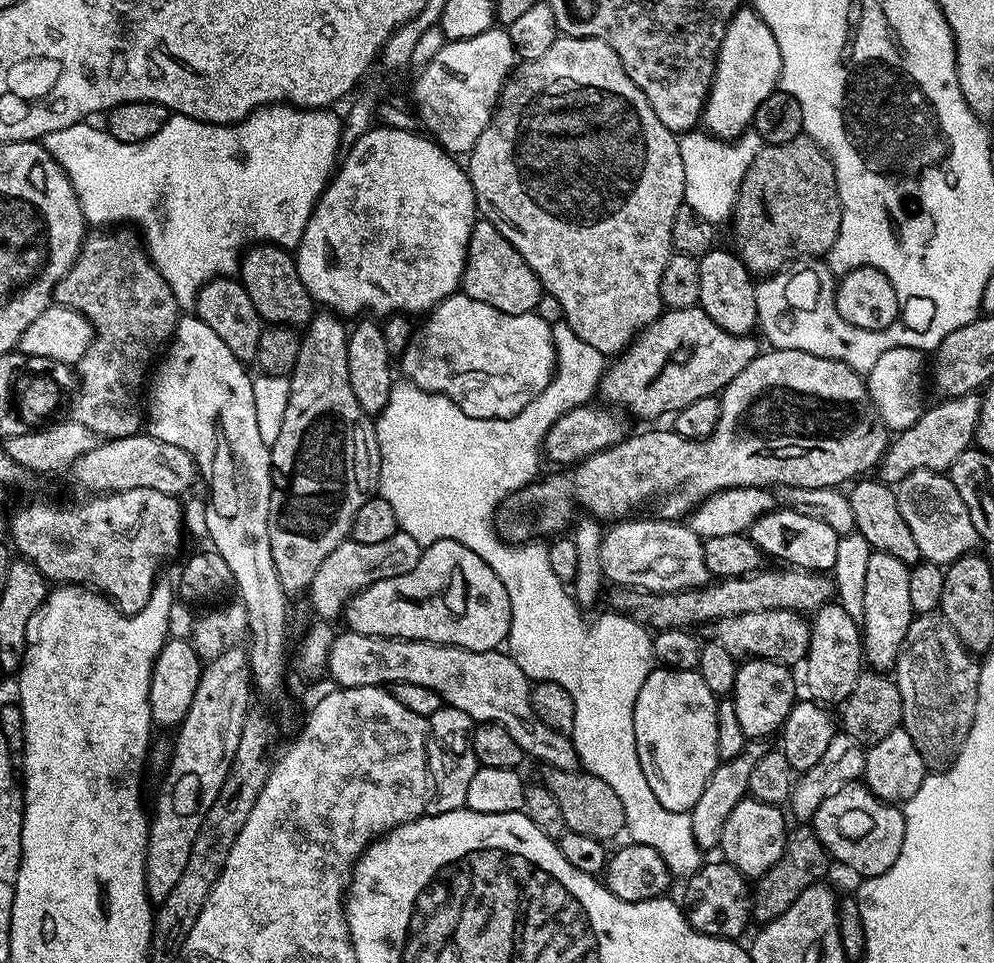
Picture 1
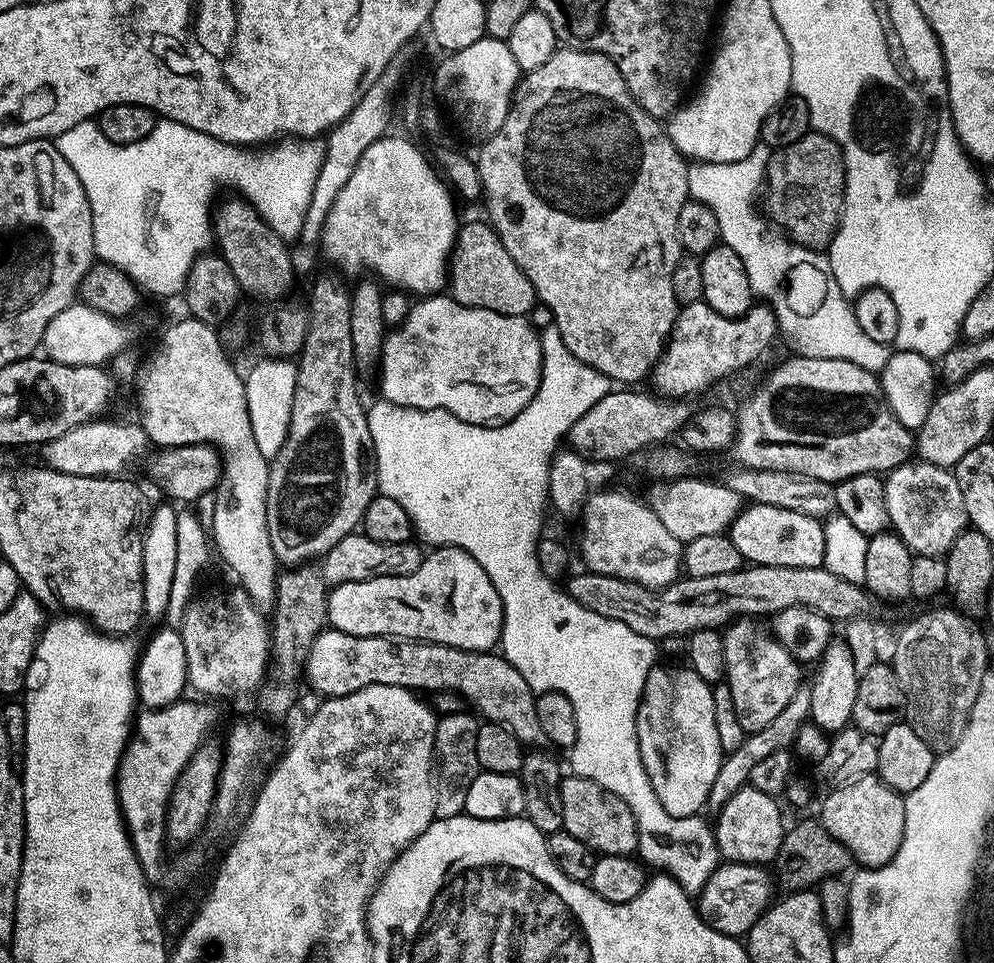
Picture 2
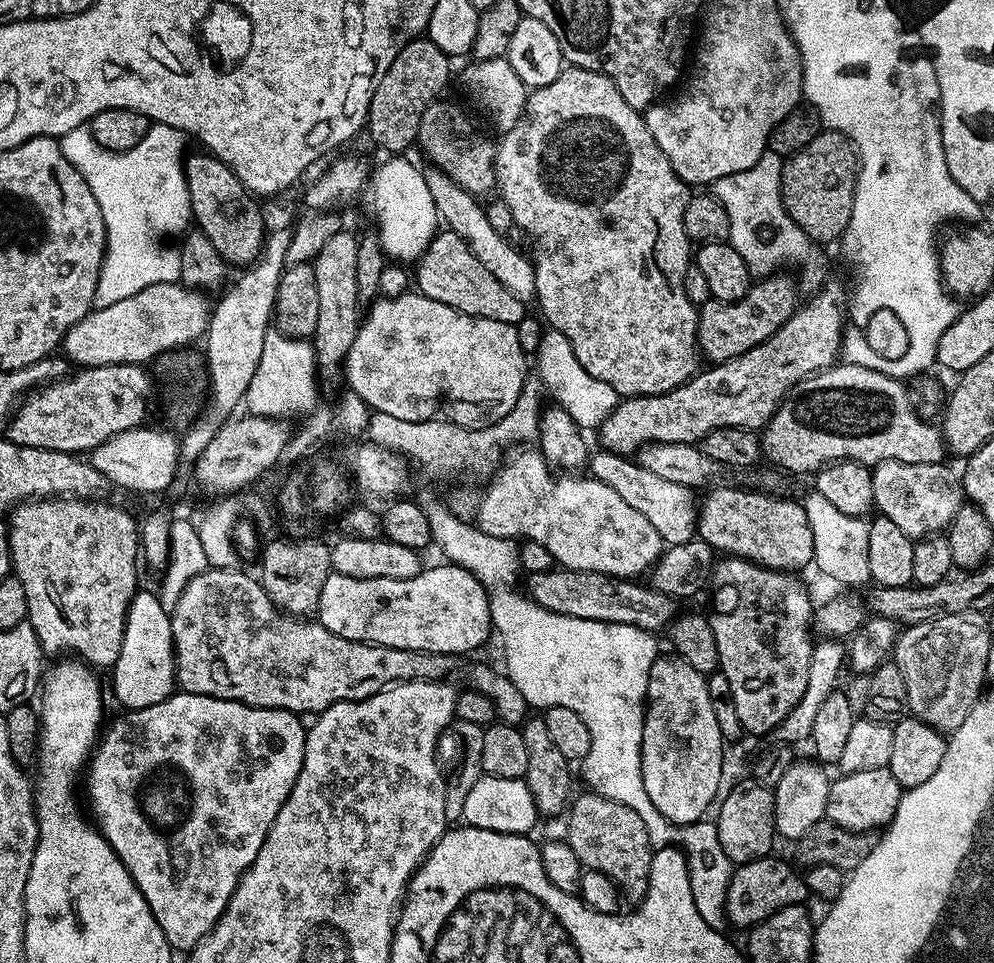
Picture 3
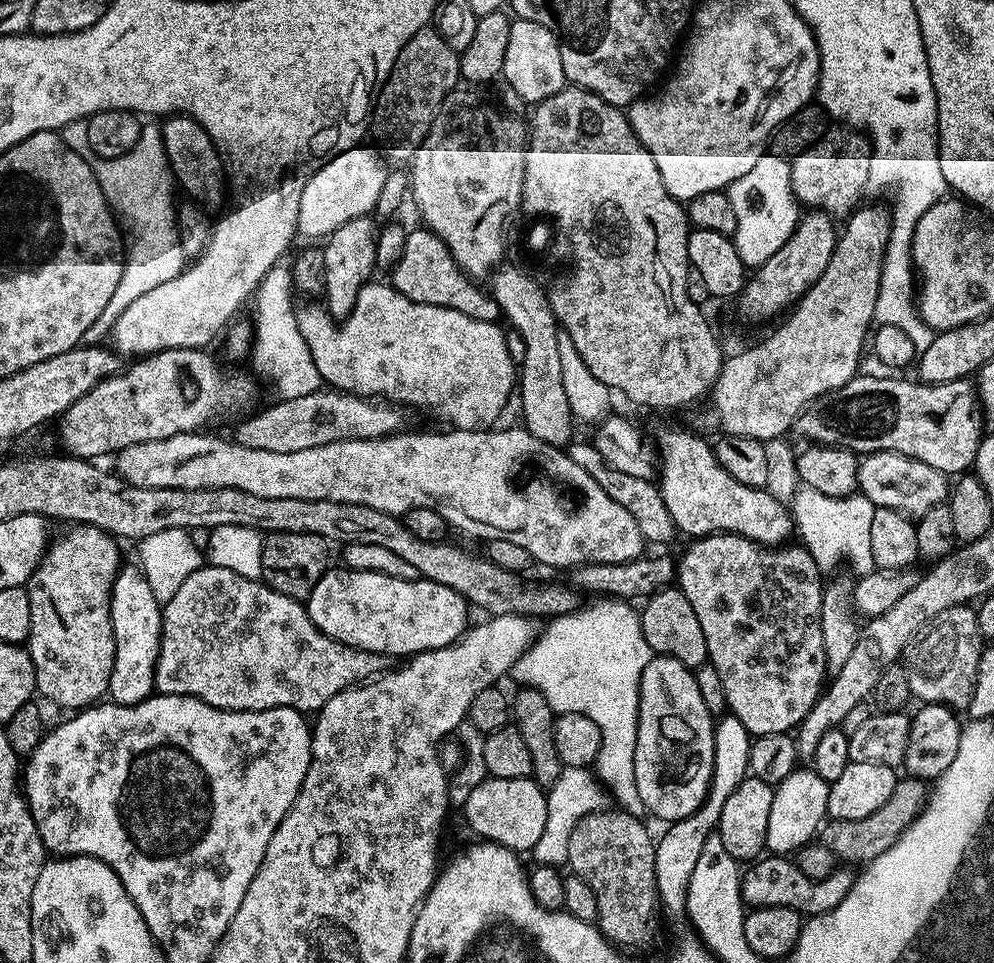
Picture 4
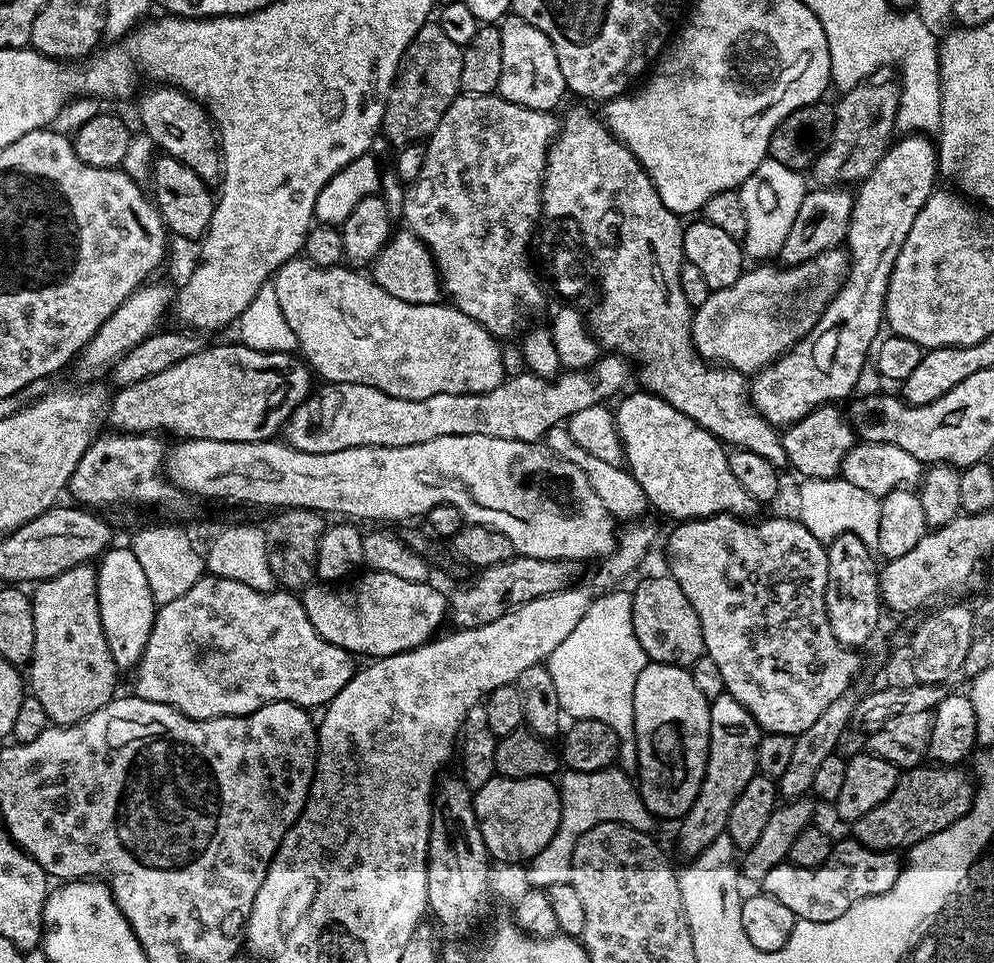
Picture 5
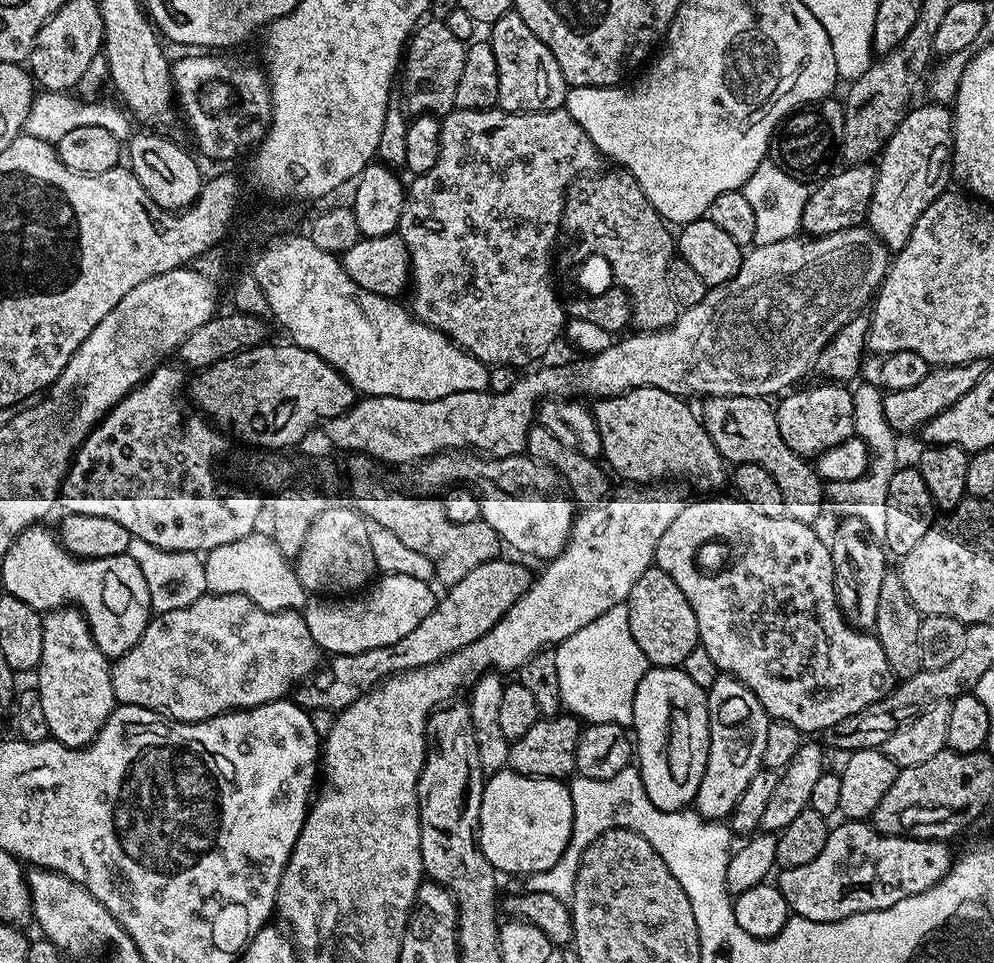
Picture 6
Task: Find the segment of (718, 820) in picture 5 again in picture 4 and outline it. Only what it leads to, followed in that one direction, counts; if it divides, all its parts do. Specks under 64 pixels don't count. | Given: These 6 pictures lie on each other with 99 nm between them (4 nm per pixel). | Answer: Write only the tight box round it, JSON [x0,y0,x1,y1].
[655,714,753,916]

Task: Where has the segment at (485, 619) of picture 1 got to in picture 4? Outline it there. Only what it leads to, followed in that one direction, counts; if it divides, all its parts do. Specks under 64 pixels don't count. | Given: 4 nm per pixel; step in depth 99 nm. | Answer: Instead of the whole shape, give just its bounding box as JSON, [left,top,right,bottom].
[306,567,470,658]

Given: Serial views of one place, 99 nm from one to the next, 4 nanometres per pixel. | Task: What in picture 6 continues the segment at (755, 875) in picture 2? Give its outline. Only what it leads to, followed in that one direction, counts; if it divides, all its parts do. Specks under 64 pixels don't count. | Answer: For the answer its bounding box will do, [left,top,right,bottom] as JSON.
[778,819,954,924]

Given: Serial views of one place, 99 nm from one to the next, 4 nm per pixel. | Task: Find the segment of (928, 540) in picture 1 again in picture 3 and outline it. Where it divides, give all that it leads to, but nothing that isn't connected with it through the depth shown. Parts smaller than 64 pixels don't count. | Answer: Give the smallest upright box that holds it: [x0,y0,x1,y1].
[872,460,966,542]

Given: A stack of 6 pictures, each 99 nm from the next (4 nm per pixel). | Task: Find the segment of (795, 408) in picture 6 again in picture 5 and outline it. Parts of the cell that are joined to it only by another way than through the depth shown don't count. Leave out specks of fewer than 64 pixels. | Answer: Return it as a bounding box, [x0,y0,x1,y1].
[780,403,858,480]

